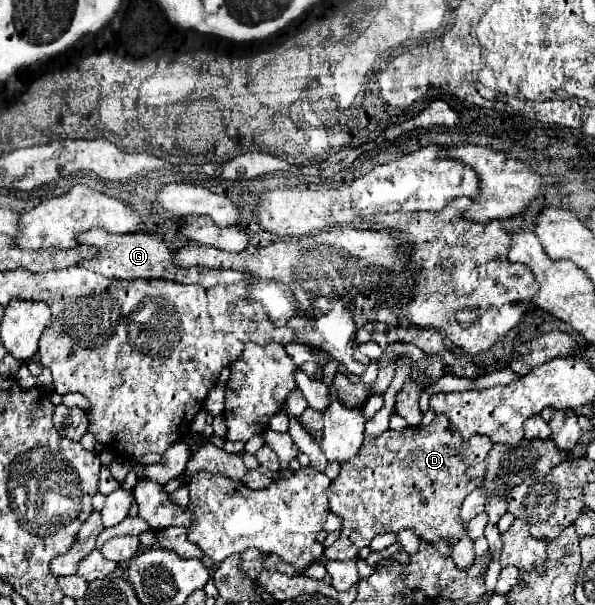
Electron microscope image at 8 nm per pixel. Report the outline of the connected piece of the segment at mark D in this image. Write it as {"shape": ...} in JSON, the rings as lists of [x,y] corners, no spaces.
{"shape":[[[435,417],[433,423],[425,429],[387,429],[379,439],[365,439],[357,457],[353,461],[341,463],[341,473],[329,485],[329,509],[331,513],[343,519],[341,537],[325,551],[325,559],[355,559],[359,549],[369,547],[371,539],[381,533],[397,533],[399,529],[413,529],[421,539],[433,543],[447,539],[454,546],[451,558],[460,569],[470,567],[474,560],[474,544],[459,517],[463,499],[483,483],[487,471],[487,457],[493,443],[485,435],[473,435],[469,441],[463,441],[461,435],[451,427],[447,417]]]}

